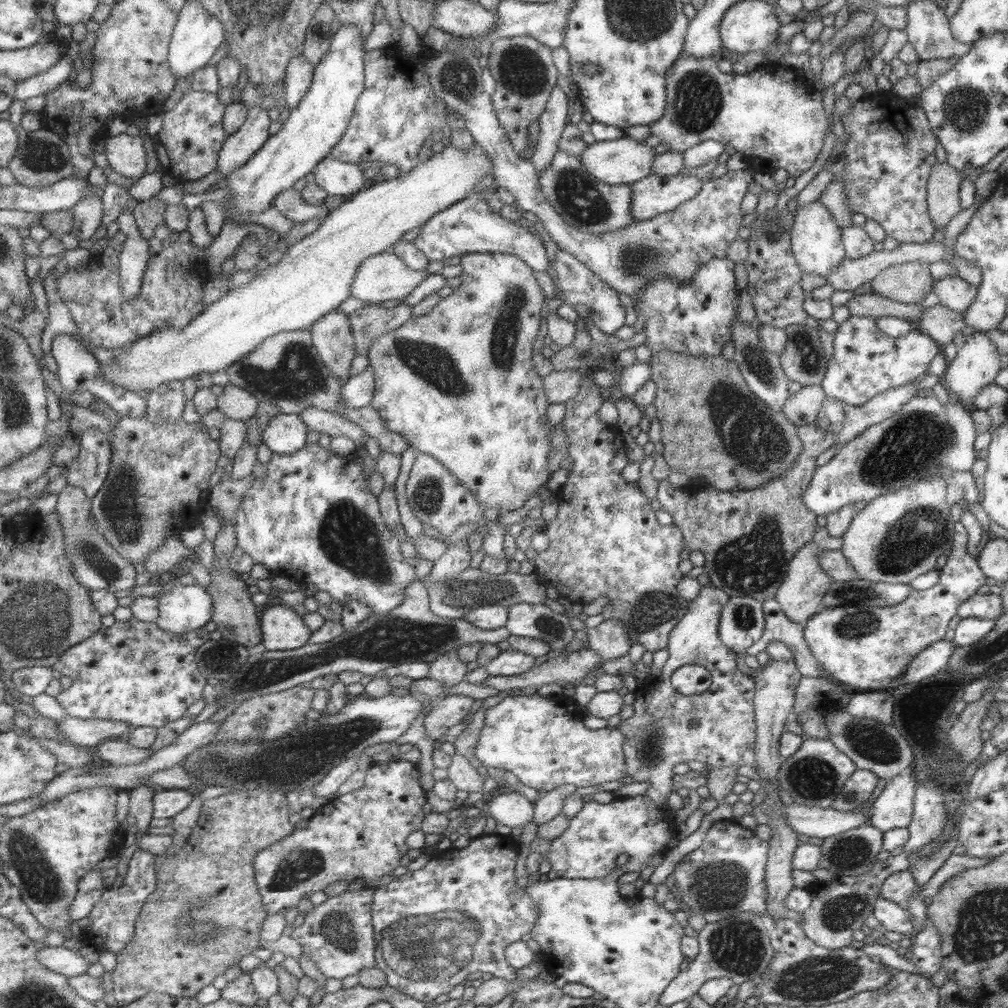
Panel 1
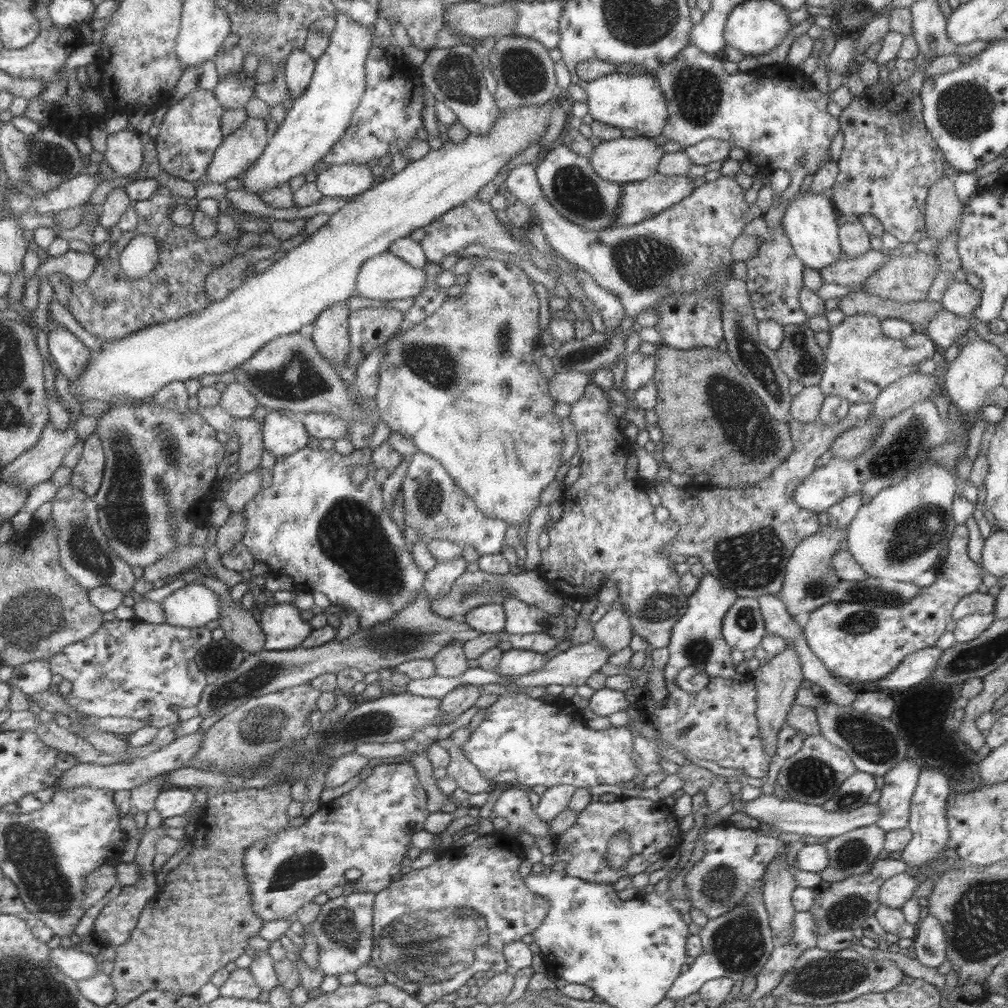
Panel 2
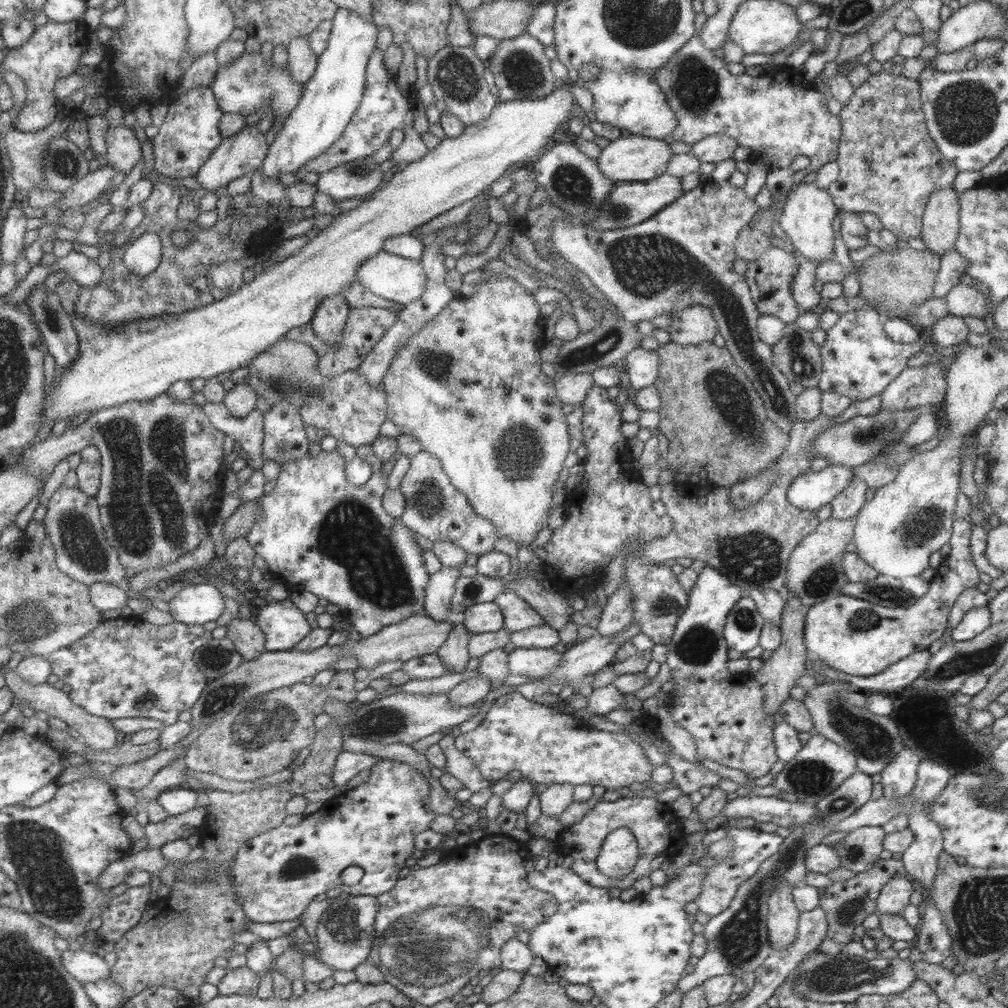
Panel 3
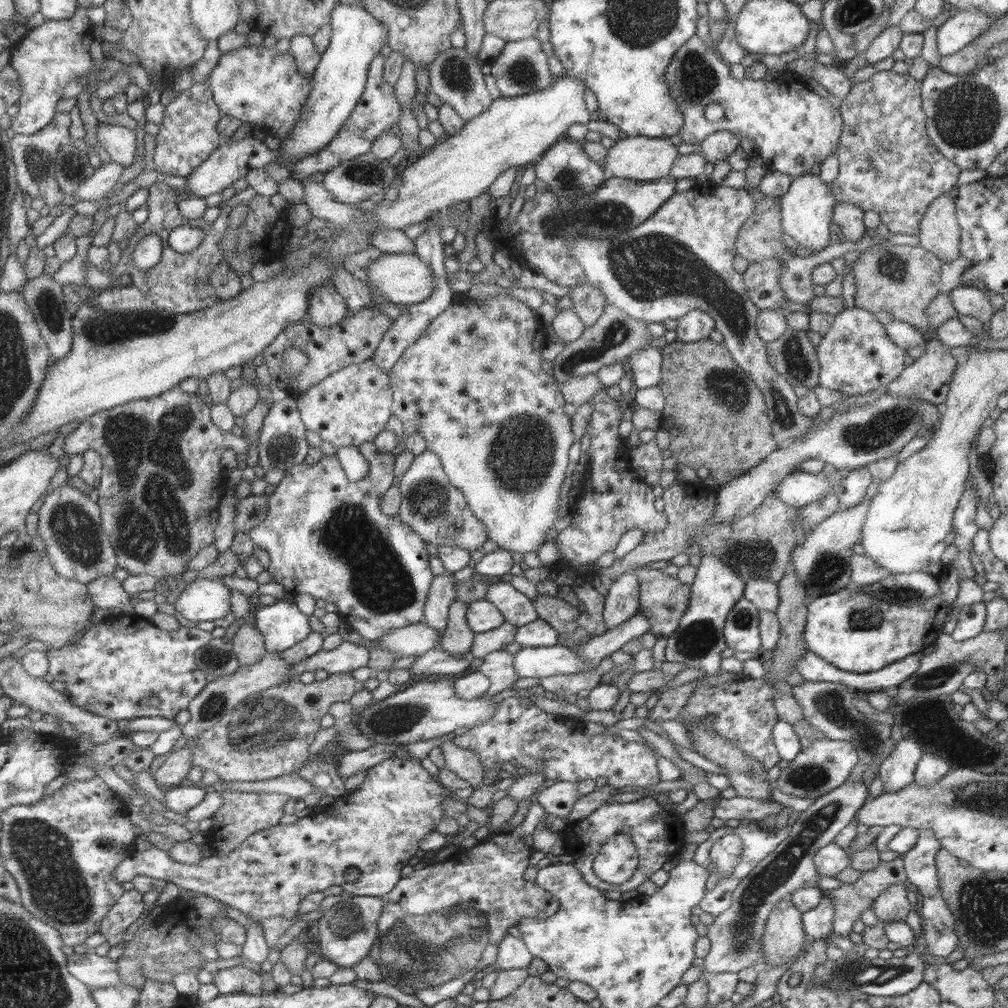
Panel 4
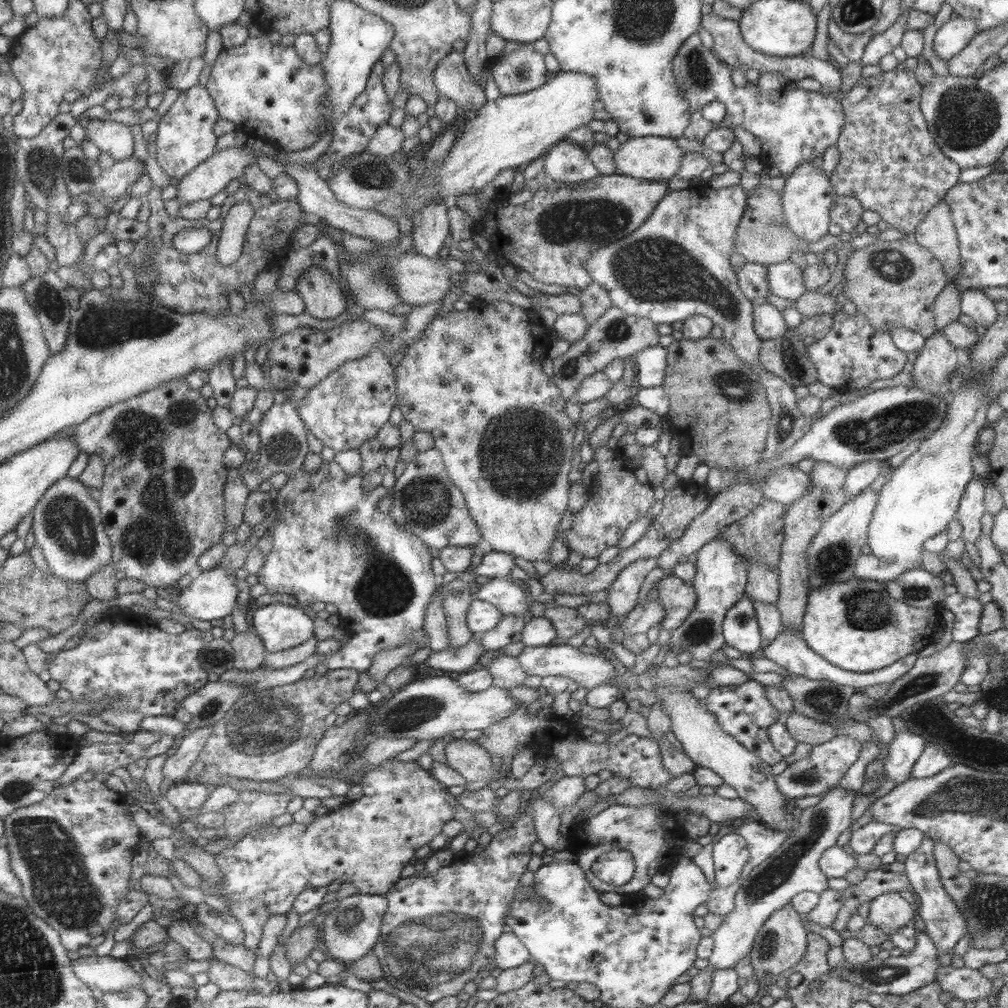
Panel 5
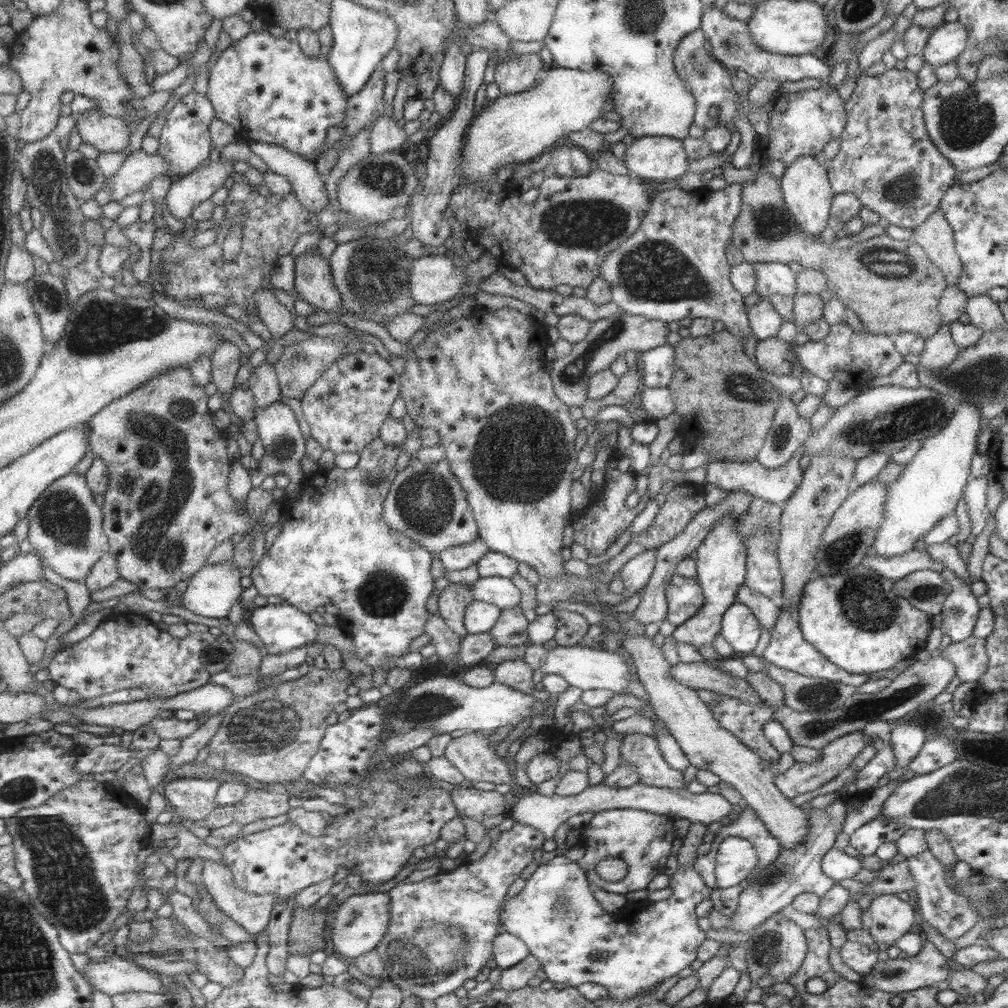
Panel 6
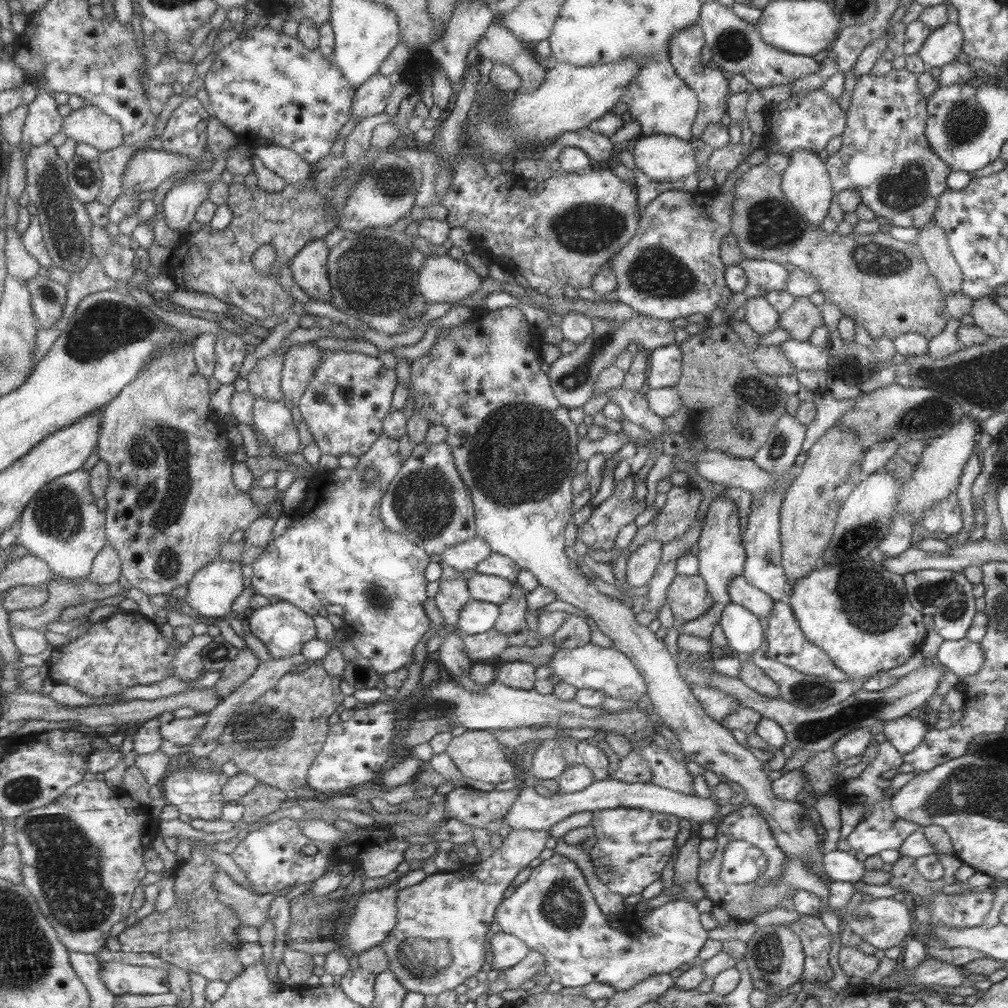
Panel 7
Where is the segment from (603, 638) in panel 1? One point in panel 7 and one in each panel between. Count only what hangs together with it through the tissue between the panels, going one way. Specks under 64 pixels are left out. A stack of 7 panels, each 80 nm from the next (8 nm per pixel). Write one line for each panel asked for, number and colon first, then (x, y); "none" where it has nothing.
2: (612, 630)
3: (616, 614)
4: (621, 601)
5: (622, 594)
6: (636, 572)
7: (641, 564)

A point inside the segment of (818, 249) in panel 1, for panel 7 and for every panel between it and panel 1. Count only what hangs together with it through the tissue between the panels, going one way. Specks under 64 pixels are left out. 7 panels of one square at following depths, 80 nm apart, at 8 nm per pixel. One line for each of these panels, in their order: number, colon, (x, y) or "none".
2: (809, 220)
3: (806, 216)
4: (806, 208)
5: (806, 195)
6: (806, 191)
7: (806, 184)

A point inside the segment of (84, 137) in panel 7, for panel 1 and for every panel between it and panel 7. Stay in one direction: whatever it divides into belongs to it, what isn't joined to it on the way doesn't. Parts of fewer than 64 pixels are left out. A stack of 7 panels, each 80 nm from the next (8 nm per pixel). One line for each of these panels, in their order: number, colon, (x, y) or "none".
1: (126, 154)
2: (124, 154)
3: (125, 150)
4: (121, 142)
5: (111, 136)
6: (107, 133)

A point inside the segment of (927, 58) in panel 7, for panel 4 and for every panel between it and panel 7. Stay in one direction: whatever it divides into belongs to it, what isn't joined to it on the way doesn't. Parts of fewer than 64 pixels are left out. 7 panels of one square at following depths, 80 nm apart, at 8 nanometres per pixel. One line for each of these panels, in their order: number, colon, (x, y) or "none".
4: (960, 29)
5: (950, 38)
6: (947, 41)

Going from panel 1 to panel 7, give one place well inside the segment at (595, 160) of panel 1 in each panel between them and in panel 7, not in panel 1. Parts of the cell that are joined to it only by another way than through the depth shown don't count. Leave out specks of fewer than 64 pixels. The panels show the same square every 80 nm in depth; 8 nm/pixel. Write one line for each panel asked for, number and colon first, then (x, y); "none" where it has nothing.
2: (622, 160)
3: (627, 158)
4: (639, 158)
5: (653, 158)
6: (657, 158)
7: (662, 158)

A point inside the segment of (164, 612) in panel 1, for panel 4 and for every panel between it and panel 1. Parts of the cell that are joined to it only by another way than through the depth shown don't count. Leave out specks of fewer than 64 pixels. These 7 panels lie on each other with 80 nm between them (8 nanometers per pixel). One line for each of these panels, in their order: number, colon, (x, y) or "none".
2: (193, 605)
3: (195, 604)
4: (210, 598)

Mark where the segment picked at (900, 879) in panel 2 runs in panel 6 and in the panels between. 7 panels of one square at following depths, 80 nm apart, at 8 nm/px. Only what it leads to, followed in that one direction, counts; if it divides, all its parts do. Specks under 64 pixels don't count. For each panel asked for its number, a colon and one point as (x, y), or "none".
3: (893, 898)
4: (891, 905)
5: (888, 912)
6: (887, 918)

